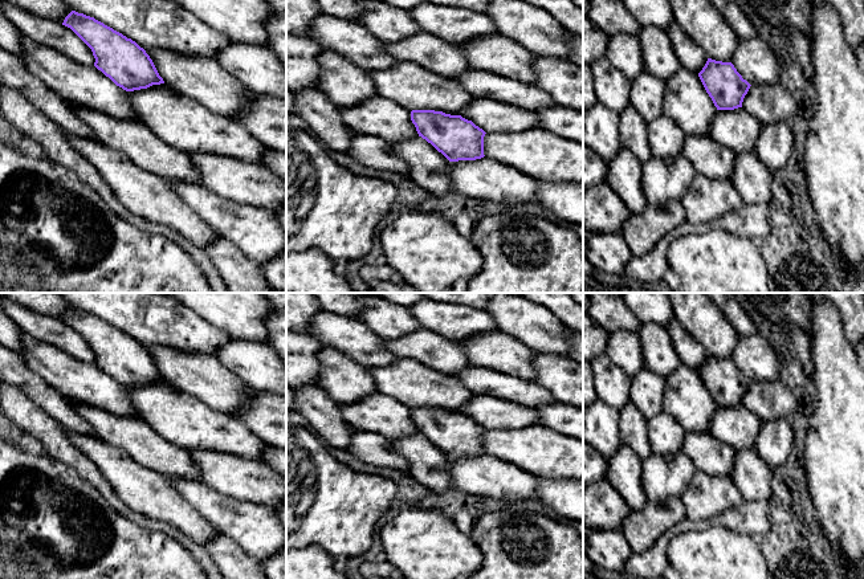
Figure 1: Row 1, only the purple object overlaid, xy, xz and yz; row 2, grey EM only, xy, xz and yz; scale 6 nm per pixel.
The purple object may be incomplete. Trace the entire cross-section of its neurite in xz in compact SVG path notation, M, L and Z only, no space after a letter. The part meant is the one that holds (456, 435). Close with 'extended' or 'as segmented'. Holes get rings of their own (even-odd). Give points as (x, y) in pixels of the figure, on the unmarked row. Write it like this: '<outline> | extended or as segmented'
M412 407L411 417L419 433L449 458L484 454L485 428L461 412L435 407Z | as segmented

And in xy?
M72 307L62 322L70 325L91 346L94 363L123 387L134 388L164 380L143 344L94 314Z | as segmented

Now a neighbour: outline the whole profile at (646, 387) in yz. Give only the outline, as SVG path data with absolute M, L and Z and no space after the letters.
M643 367L629 382L629 400L649 419L663 411L661 391L665 378Z

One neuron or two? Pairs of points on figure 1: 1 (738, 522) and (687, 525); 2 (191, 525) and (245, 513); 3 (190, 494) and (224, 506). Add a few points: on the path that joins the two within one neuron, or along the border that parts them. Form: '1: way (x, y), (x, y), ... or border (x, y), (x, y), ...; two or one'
1: way (725, 521), (700, 525); one
2: border (186, 500), (219, 531); two
3: way (198, 494), (216, 506); one

